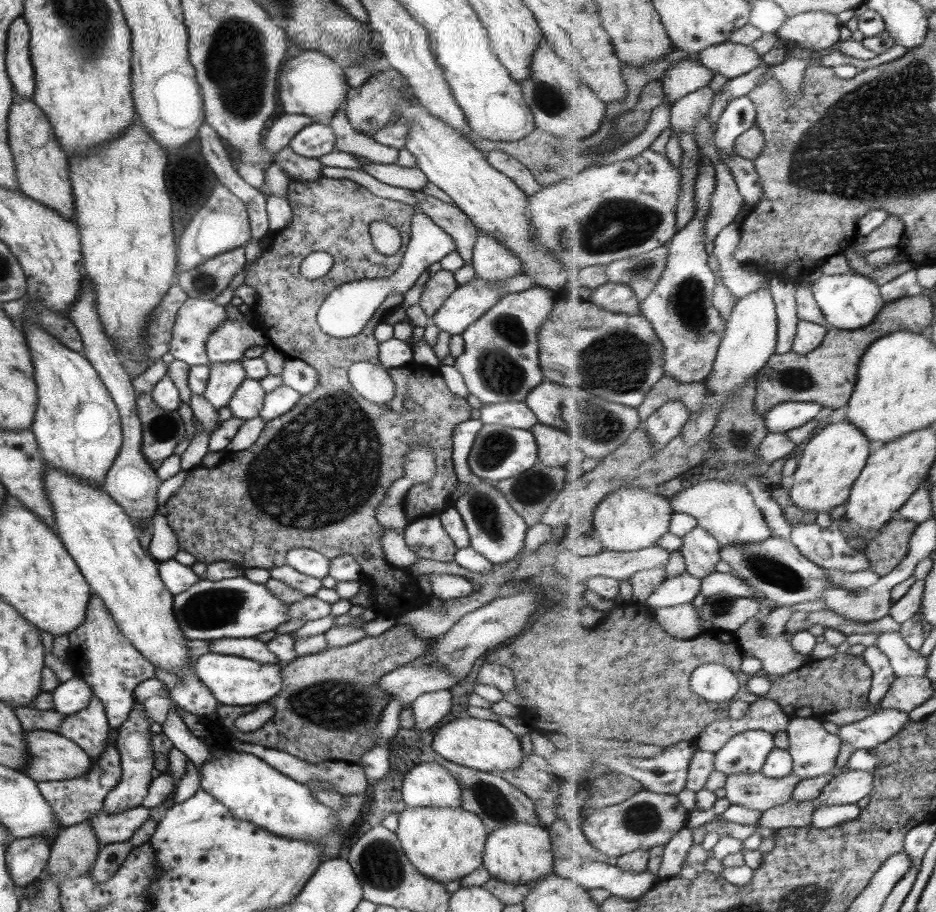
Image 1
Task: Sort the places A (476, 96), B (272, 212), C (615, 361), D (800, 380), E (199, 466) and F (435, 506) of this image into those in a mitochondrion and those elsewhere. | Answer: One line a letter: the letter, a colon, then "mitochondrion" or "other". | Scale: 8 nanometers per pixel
A: other
B: other
C: mitochondrion
D: mitochondrion
E: other
F: other

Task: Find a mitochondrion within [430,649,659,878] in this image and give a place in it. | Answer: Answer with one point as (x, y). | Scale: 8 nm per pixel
(494, 804)

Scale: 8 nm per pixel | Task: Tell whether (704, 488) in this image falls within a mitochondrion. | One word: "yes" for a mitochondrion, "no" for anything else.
no

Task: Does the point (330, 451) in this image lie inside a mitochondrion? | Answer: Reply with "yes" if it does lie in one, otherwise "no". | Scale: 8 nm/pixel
yes

